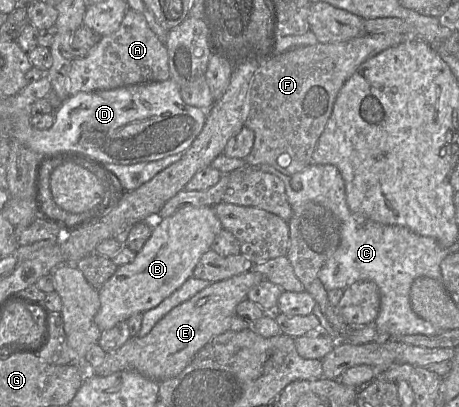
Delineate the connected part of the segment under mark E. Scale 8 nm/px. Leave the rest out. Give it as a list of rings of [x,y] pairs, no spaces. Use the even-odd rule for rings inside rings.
[[[250,270],[226,280],[211,282],[192,298],[174,307],[146,336],[130,337],[120,348],[106,352],[103,362],[91,367],[91,371],[98,376],[108,376],[130,370],[159,382],[176,377],[211,339],[230,330],[231,317],[236,314],[237,305],[248,299],[250,289],[263,280],[267,279],[262,274]]]

